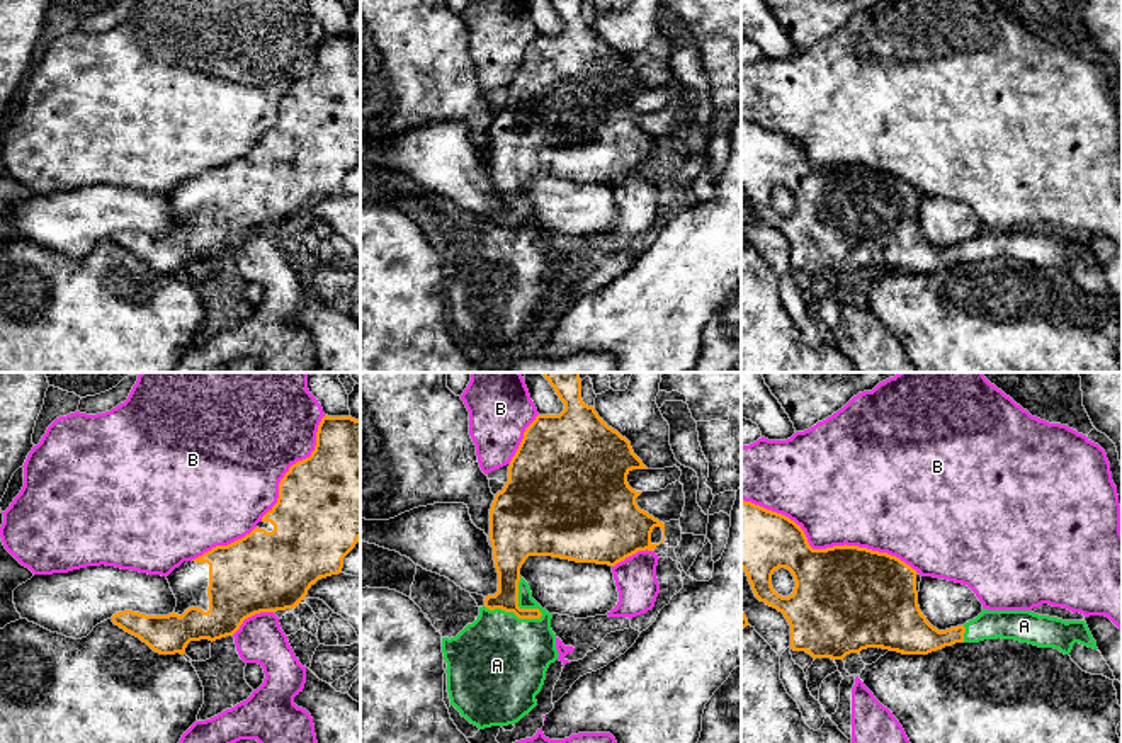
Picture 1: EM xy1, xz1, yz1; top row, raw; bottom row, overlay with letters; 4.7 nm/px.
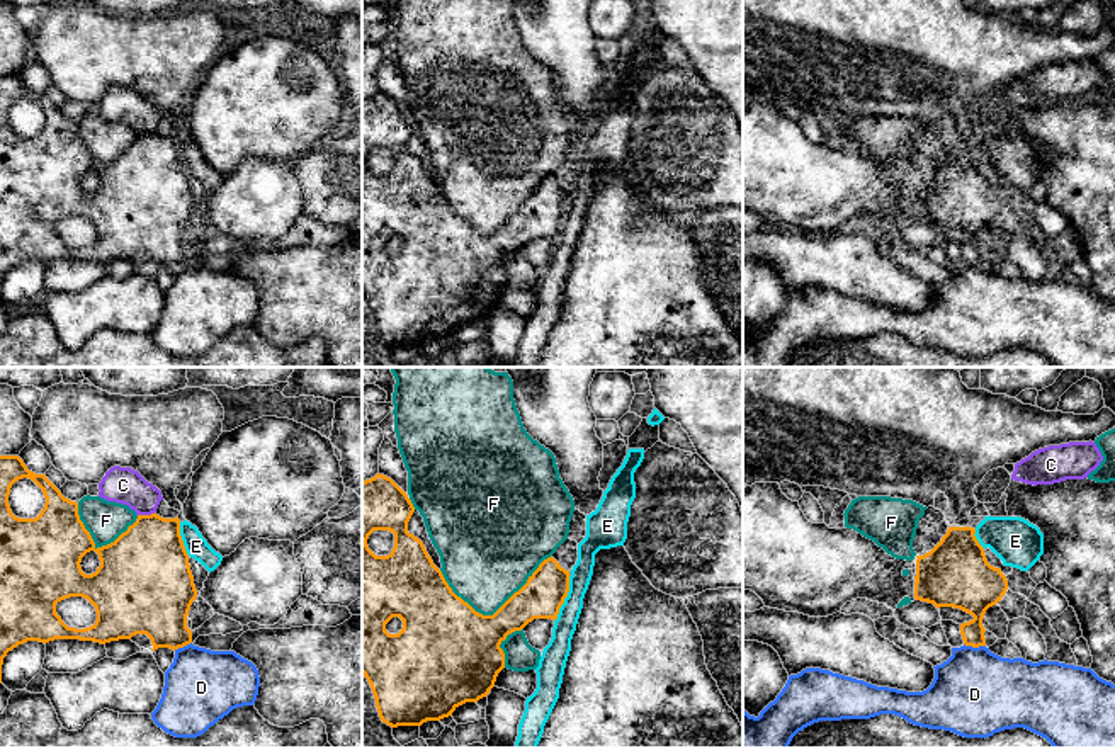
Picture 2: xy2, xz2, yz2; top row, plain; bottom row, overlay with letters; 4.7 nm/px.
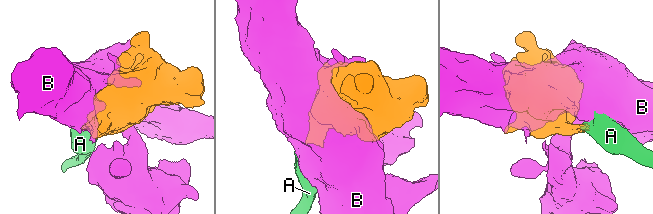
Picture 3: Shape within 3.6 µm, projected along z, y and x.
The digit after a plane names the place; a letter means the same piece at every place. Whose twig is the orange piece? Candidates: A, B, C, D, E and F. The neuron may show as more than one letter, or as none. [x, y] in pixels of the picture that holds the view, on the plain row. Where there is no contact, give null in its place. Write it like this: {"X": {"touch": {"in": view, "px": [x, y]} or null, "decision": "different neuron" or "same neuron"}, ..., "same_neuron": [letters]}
{"A": {"touch": {"in": "xz1", "px": [514, 232]}, "decision": "same neuron"}, "B": {"touch": {"in": "yz1", "px": [827, 167]}, "decision": "different neuron"}, "C": {"touch": {"in": "xy2", "px": [145, 135]}, "decision": "different neuron"}, "D": {"touch": {"in": "yz2", "px": [974, 266]}, "decision": "different neuron"}, "E": {"touch": {"in": "xz2", "px": [565, 216]}, "decision": "different neuron"}, "F": {"touch": {"in": "xz2", "px": [495, 232]}, "decision": "different neuron"}, "same_neuron": ["A"]}

